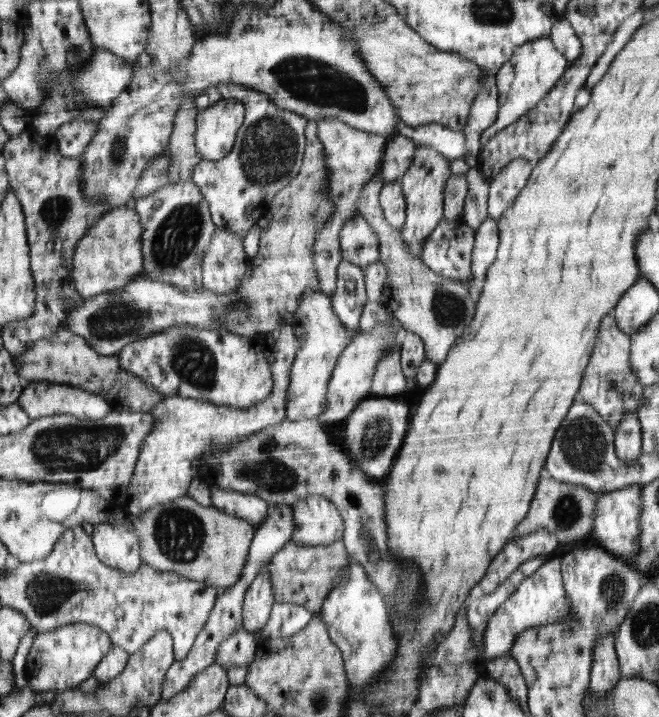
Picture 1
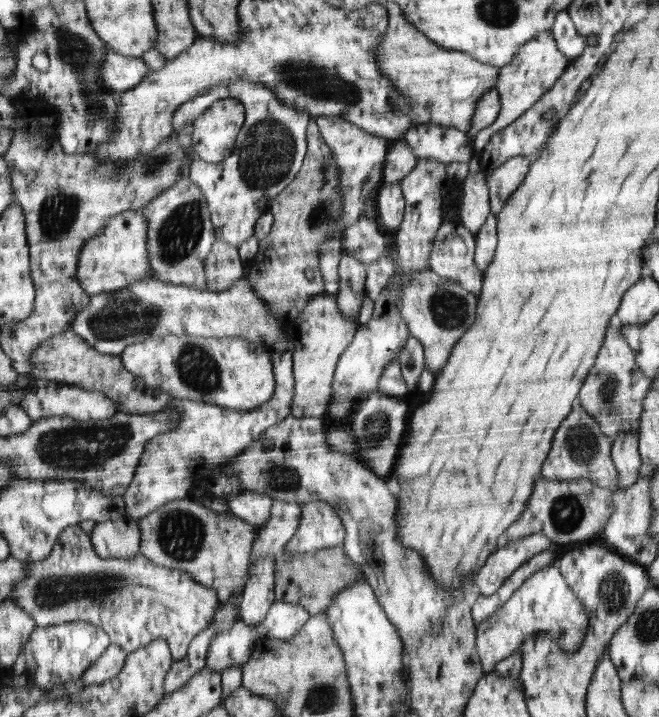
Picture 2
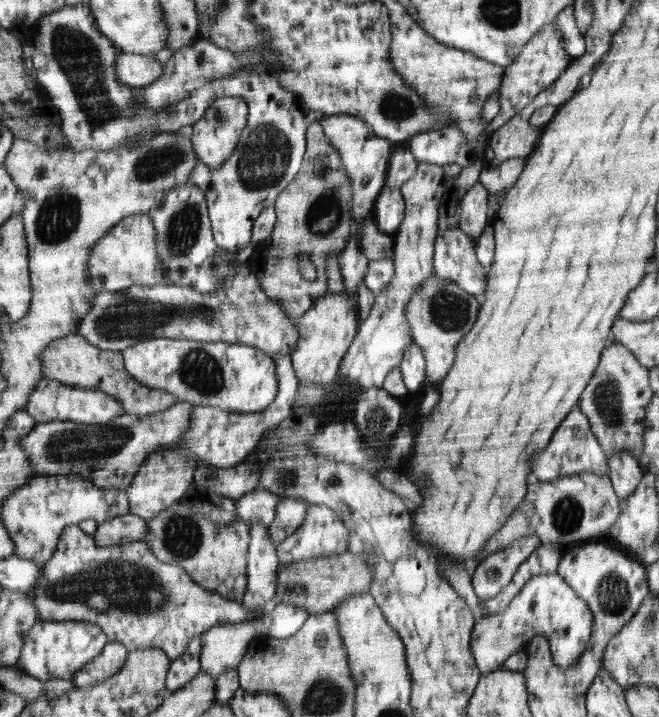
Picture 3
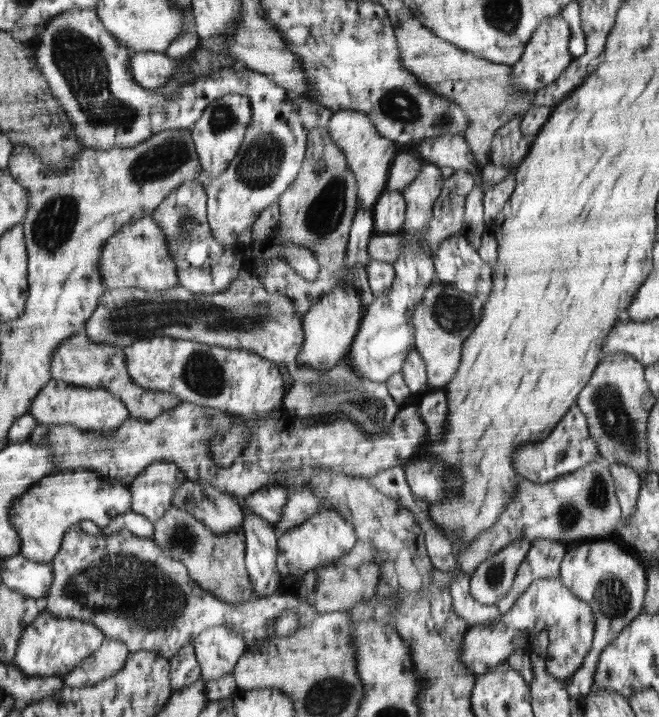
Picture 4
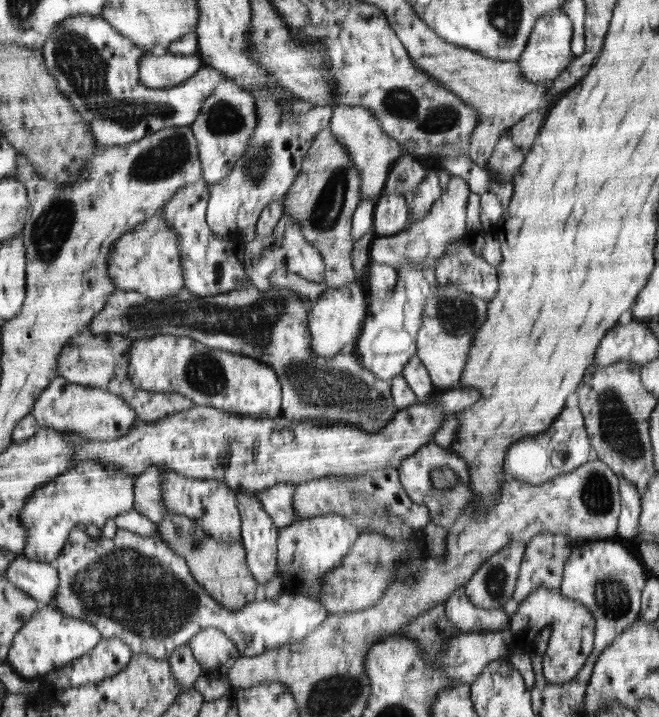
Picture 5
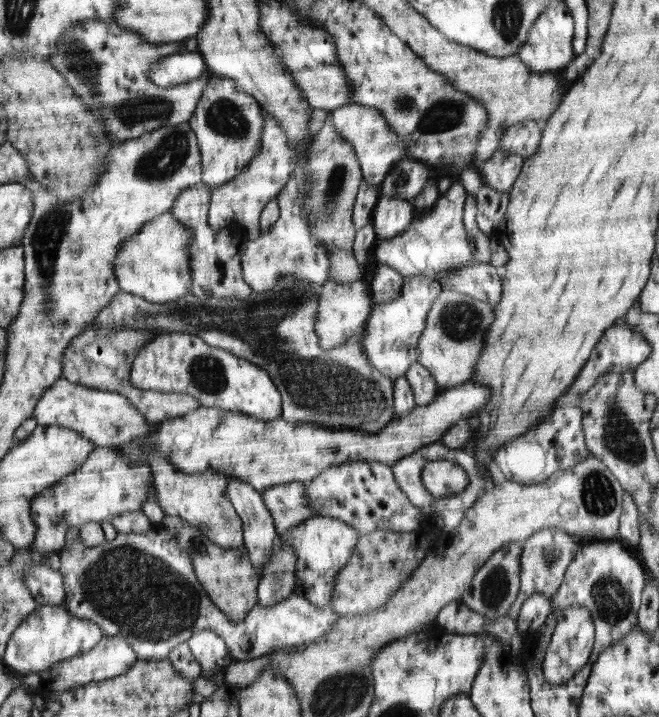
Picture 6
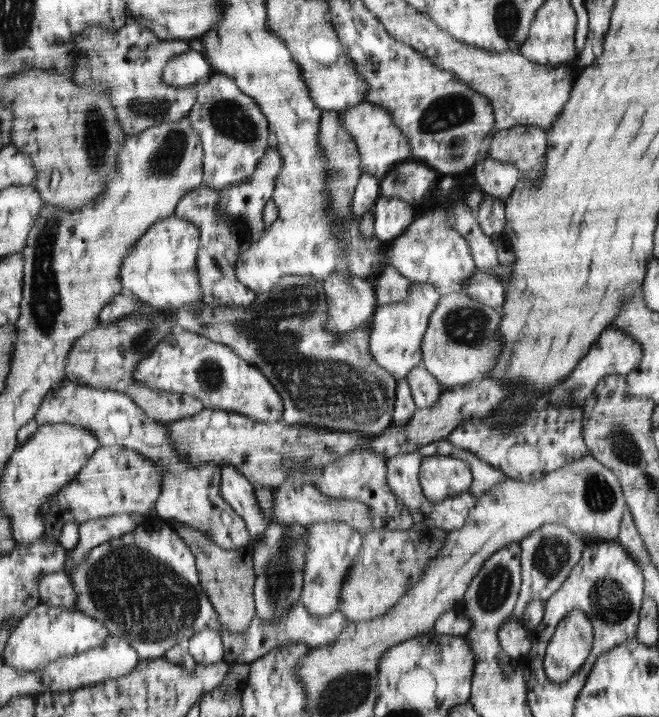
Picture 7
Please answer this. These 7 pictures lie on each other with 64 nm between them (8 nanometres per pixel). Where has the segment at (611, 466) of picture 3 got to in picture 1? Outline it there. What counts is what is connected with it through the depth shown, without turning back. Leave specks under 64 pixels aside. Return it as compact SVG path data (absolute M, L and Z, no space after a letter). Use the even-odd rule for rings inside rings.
M636 412L625 414L615 430L615 453L621 462L634 462L642 453L642 429Z

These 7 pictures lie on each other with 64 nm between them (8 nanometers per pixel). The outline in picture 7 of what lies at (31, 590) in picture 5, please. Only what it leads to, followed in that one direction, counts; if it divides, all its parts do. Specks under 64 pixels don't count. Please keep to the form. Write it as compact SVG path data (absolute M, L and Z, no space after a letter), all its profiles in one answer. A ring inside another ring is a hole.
M64 570L41 573L39 577L40 604L72 609L77 604L78 597L71 576Z

